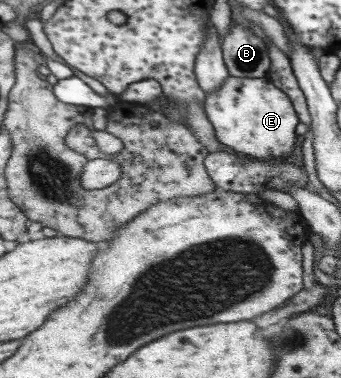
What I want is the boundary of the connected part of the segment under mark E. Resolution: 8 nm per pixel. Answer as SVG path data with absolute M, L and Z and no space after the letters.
M231 75L218 91L207 94L204 106L214 125L215 135L224 145L260 161L282 161L292 157L292 151L296 149L296 127L301 123L300 117L290 96L274 85L268 77L252 79Z

